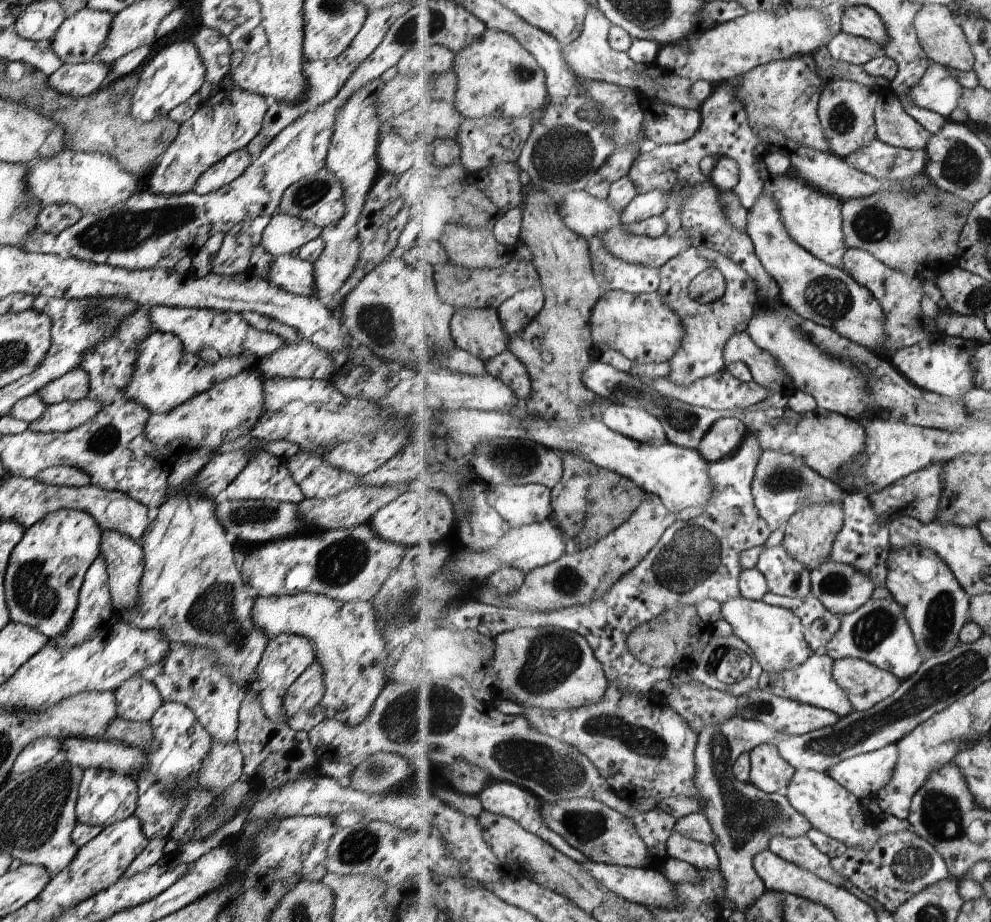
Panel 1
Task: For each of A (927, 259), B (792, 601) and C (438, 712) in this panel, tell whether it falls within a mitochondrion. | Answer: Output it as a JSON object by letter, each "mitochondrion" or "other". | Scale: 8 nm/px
{"A":"other","B":"other","C":"mitochondrion"}

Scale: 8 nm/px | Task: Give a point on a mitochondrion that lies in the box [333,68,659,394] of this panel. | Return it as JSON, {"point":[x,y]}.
{"point":[562,155]}

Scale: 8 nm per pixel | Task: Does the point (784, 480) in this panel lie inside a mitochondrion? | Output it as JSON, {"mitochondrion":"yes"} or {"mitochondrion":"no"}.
{"mitochondrion":"yes"}

